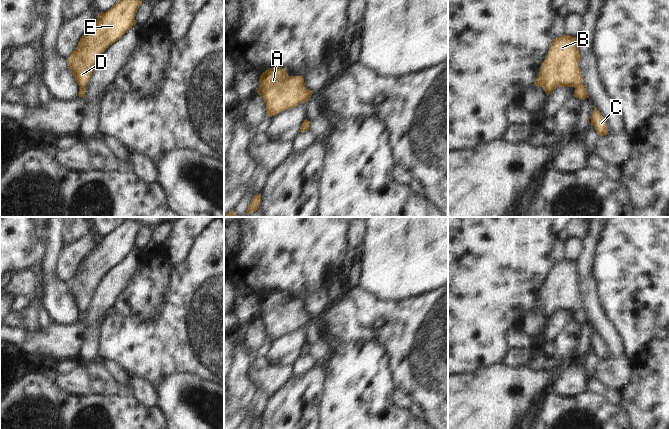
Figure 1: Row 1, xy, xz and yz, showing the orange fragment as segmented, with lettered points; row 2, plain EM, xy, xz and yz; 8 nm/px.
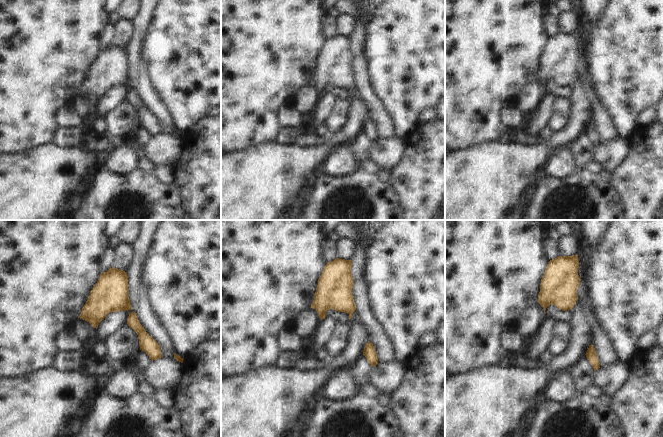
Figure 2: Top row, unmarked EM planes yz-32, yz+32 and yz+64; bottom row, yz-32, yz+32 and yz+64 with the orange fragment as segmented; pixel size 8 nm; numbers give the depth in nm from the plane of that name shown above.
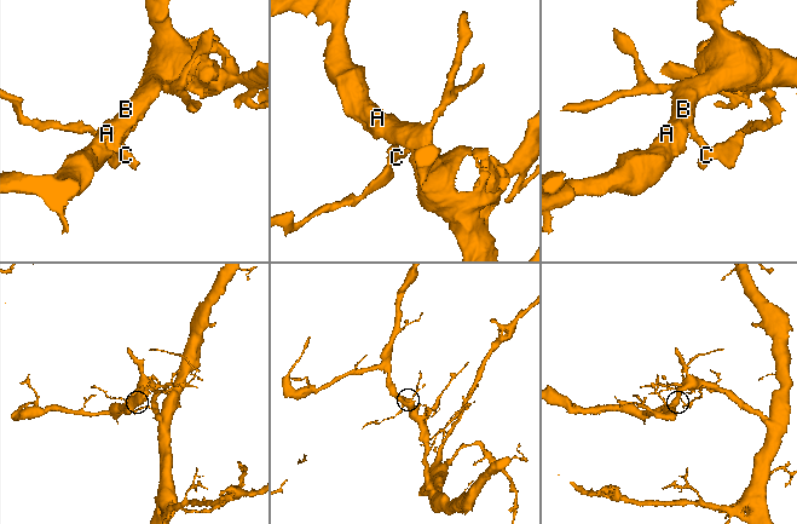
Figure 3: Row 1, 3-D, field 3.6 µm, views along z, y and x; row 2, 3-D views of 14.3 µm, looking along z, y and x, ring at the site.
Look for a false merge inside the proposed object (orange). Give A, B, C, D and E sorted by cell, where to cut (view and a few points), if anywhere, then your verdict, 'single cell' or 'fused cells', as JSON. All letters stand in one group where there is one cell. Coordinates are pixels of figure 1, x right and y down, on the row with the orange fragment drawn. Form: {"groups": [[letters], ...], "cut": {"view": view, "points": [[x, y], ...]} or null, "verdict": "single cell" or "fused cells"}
{"groups": [["A", "B", "C", "D", "E"]], "cut": null, "verdict": "single cell"}

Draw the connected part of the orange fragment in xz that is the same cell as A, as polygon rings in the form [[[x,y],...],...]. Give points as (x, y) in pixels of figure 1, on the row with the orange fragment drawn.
[[[280,67],[263,72],[259,83],[257,93],[263,98],[266,113],[271,117],[306,103],[313,94],[305,87],[303,76],[289,77],[286,70]]]

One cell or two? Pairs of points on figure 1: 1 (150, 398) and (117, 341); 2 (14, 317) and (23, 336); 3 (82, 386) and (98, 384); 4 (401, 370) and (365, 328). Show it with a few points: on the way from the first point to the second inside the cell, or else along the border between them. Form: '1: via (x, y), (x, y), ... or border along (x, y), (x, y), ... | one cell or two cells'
1: border along (130, 375), (140, 377), (154, 387) | two cells
2: border along (18, 326), (10, 328) | two cells
3: border along (84, 364), (89, 378), (90, 393) | two cells
4: via (401, 358), (377, 332) | one cell

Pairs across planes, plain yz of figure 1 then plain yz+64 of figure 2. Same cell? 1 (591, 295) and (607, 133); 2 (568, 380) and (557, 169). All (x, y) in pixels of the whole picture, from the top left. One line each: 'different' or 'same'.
1: same
2: same

